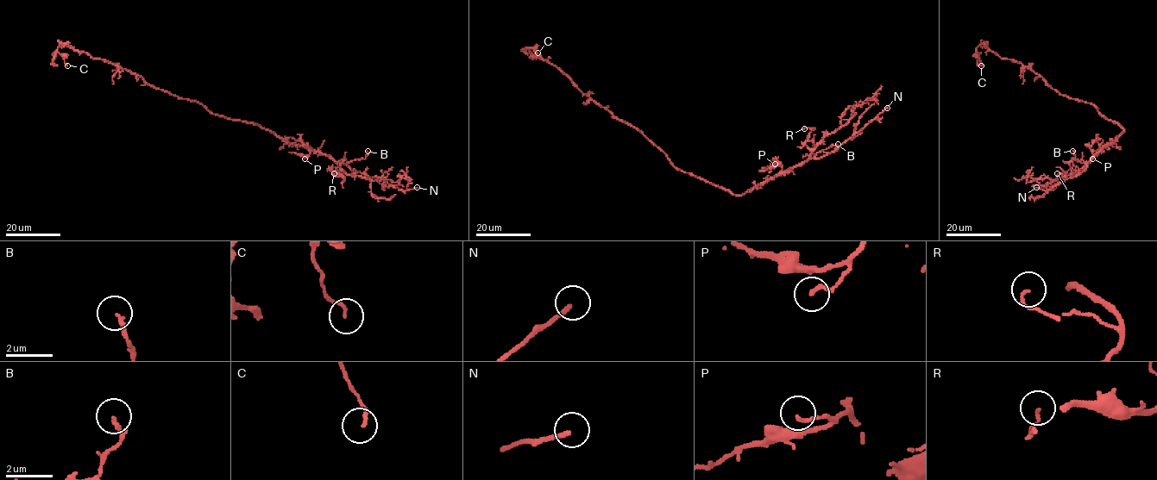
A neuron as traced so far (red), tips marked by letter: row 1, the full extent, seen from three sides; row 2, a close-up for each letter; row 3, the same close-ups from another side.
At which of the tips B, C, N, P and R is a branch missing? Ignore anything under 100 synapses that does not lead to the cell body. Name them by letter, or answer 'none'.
N

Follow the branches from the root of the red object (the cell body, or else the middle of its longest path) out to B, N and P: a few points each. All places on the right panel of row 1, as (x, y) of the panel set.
B: (1105, 117), (1118, 124), (1123, 130), (1122, 133), (1088, 163), (1082, 163), (1074, 159), (1072, 151)
N: (1105, 117), (1118, 124), (1123, 130), (1122, 133), (1086, 163), (1083, 172), (1048, 190), (1036, 187)
P: (1105, 117), (1123, 130), (1111, 143), (1095, 150), (1092, 158)

